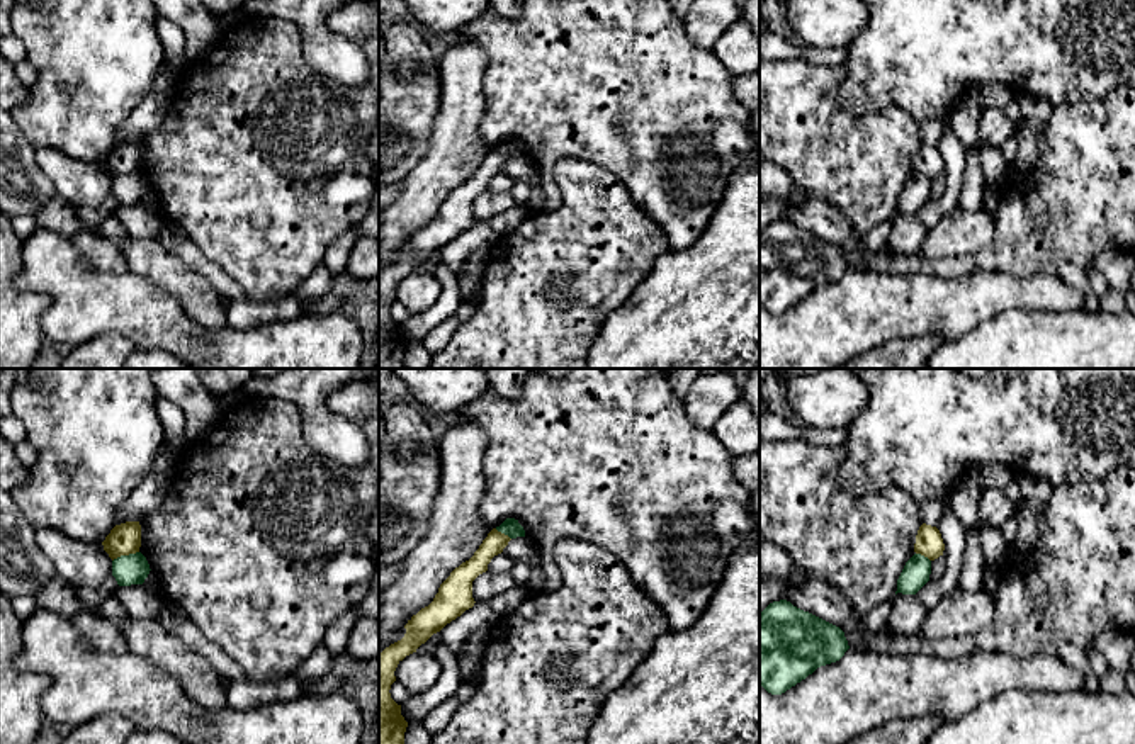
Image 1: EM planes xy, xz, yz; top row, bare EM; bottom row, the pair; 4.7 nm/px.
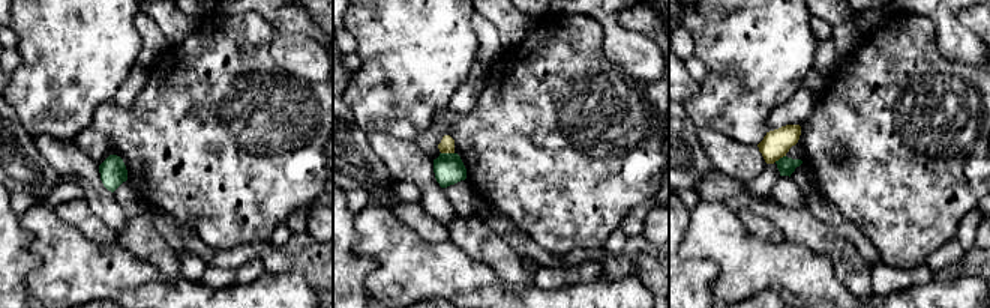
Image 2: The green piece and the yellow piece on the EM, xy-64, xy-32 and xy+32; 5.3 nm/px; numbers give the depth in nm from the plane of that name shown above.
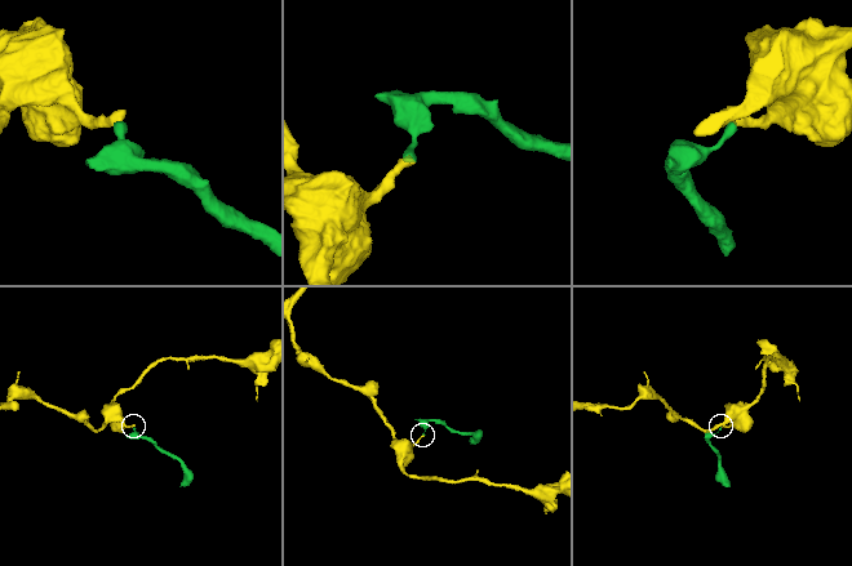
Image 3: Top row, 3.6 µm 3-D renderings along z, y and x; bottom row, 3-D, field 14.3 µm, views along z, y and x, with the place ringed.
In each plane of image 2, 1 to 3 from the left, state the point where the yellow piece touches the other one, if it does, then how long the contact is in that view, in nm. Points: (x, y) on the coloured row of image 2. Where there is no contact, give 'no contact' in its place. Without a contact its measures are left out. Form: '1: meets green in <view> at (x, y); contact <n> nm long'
1: no contact
2: meets green in xy-32 at (447, 154); contact 70 nm long
3: meets green in xy+32 at (780, 158); contact 70 nm long

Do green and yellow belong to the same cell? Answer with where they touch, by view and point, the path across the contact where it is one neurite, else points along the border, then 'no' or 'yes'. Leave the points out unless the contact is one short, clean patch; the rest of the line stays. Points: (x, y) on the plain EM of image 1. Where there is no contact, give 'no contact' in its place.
meets green in xy at (124, 175); border along xy (138, 170), (118, 175), (112, 180); no

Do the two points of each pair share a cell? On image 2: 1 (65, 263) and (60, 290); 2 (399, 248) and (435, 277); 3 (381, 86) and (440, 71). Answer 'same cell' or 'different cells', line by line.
1: same cell
2: same cell
3: same cell

